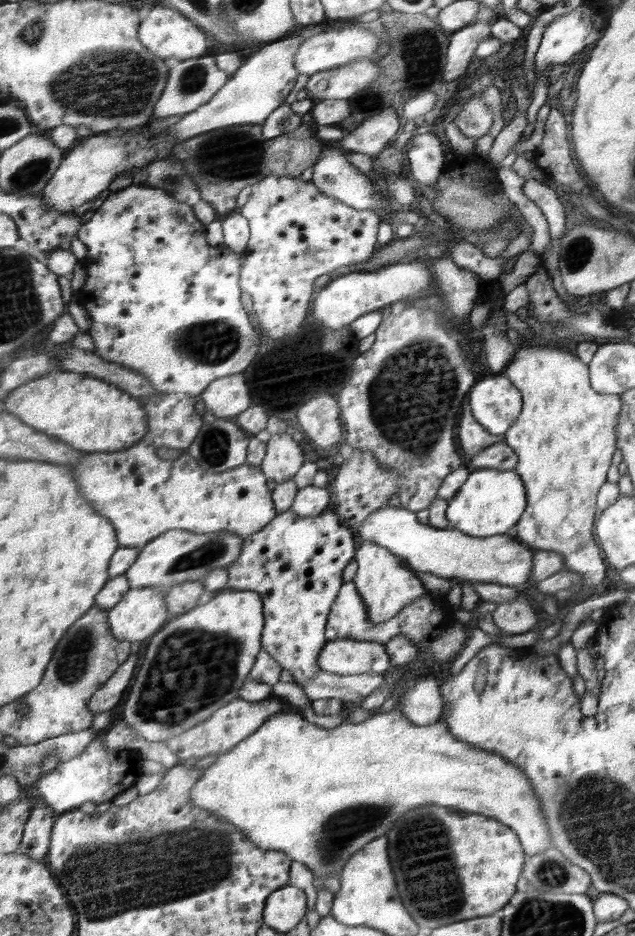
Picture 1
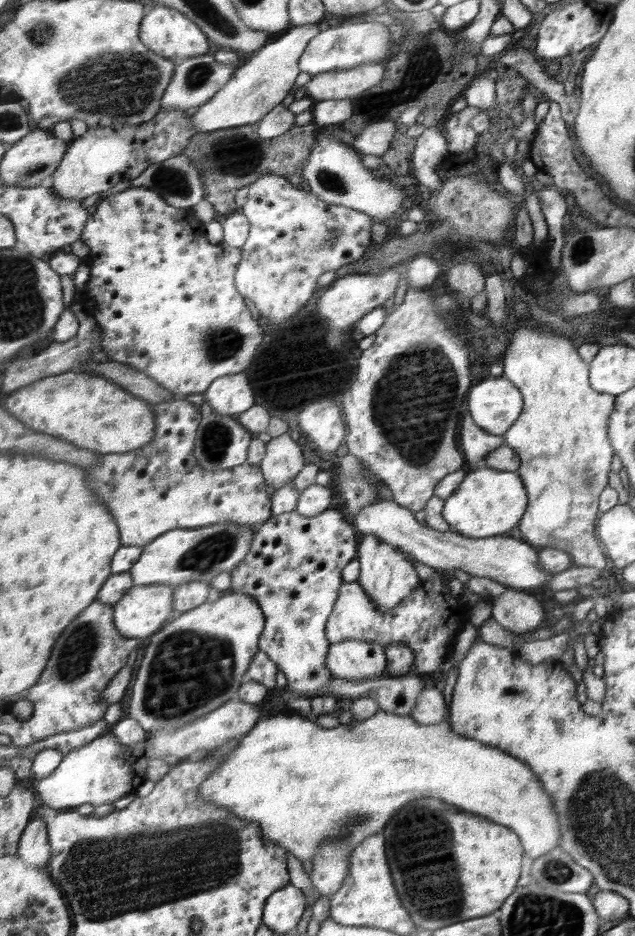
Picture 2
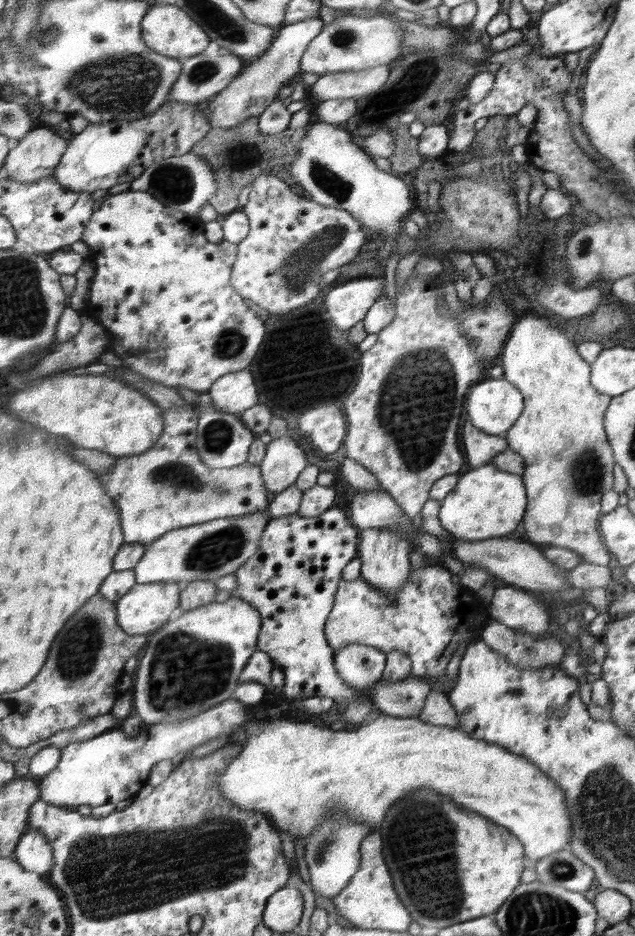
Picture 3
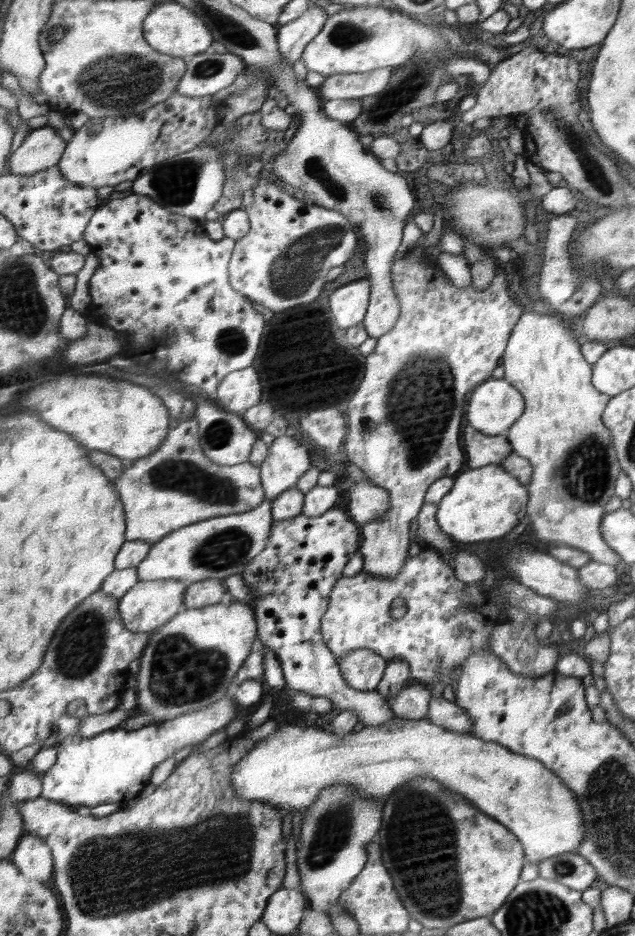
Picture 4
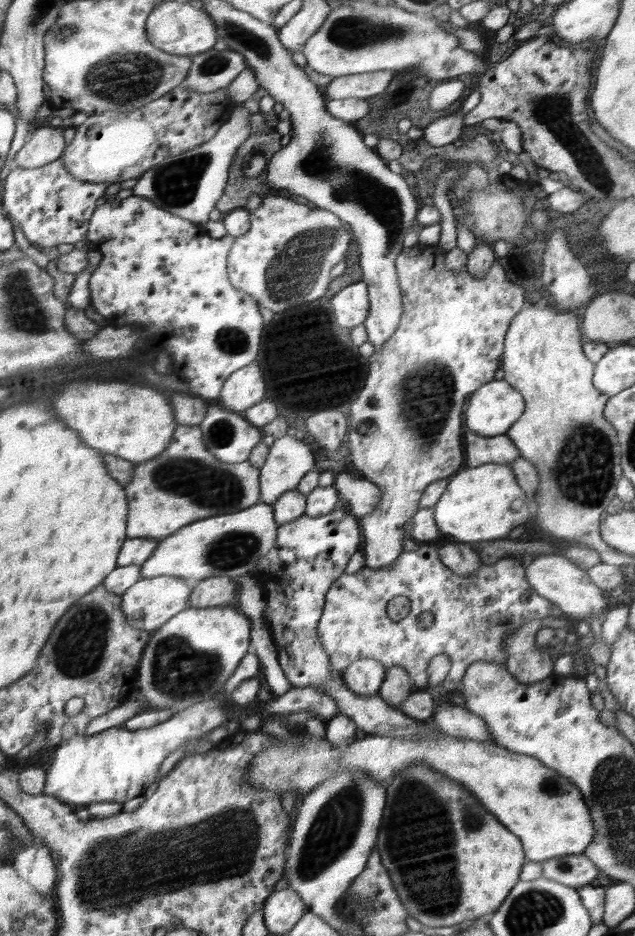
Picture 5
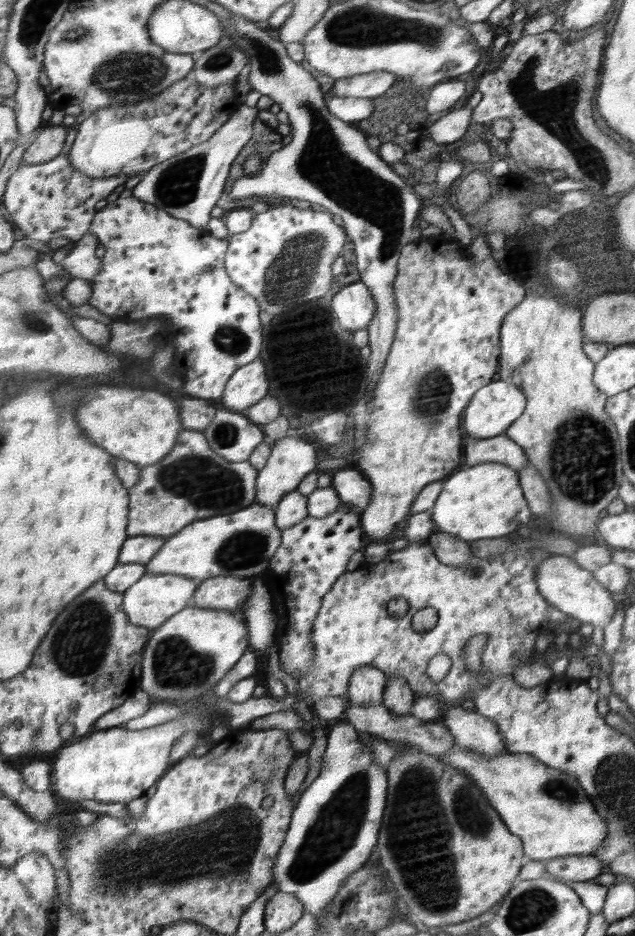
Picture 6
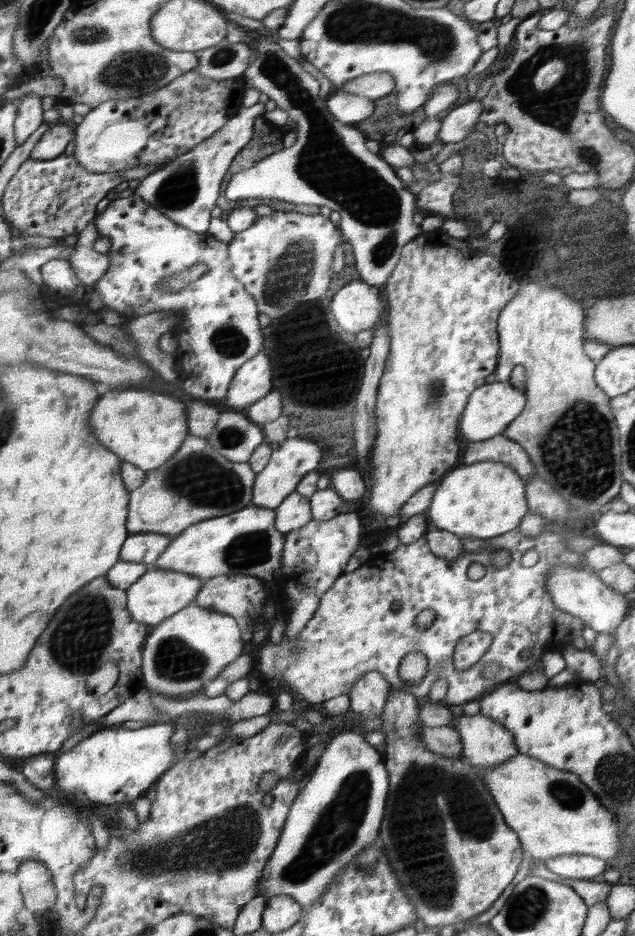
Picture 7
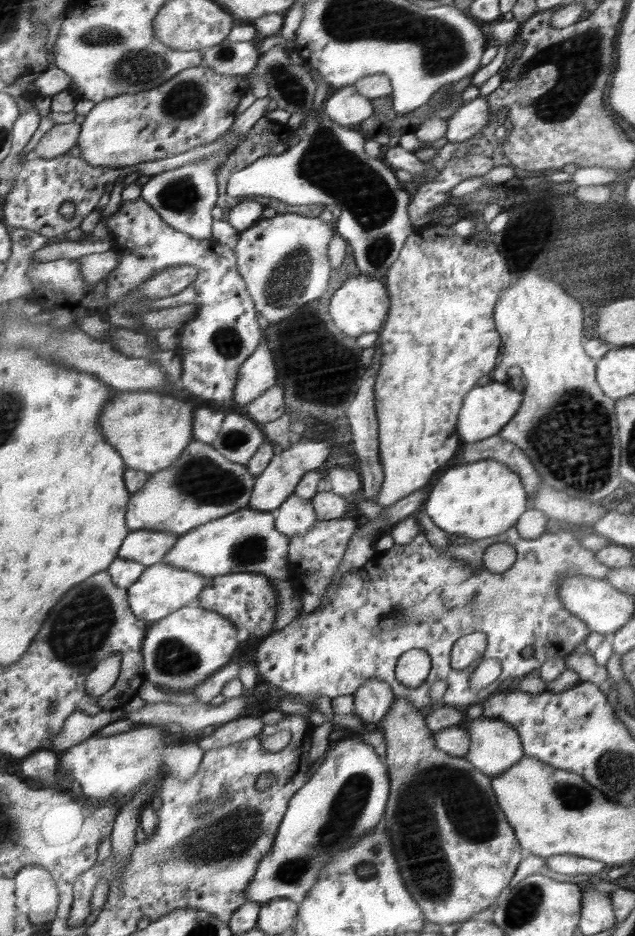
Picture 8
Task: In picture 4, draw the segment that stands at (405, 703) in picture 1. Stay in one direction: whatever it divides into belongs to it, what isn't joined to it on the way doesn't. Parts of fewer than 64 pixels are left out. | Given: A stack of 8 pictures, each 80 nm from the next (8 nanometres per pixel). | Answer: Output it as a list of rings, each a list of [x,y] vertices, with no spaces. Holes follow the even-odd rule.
[[[432,696],[425,716],[432,724],[441,725],[450,731],[470,734],[473,725],[471,716],[455,703],[445,700],[443,696]]]

